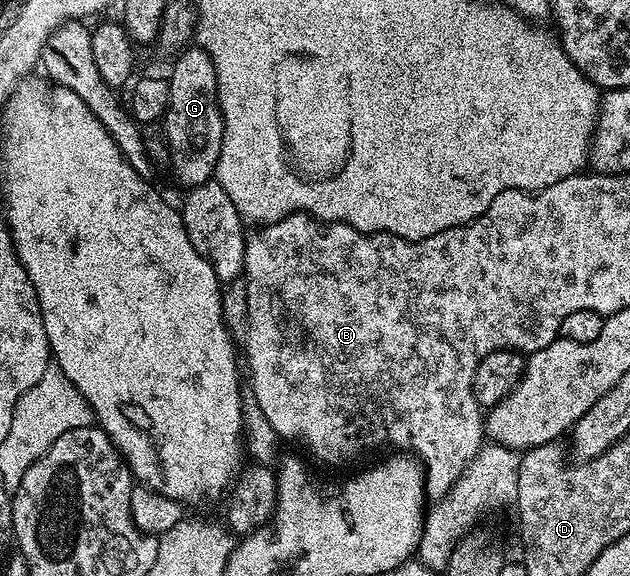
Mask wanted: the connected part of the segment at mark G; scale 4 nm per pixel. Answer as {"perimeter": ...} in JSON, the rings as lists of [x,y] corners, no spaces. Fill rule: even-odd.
{"perimeter":[[[198,47],[184,48],[179,55],[179,62],[172,67],[171,75],[166,78],[169,101],[165,132],[169,166],[183,187],[190,187],[214,178],[217,159],[223,146],[223,116],[219,110],[217,71],[211,56]]]}

